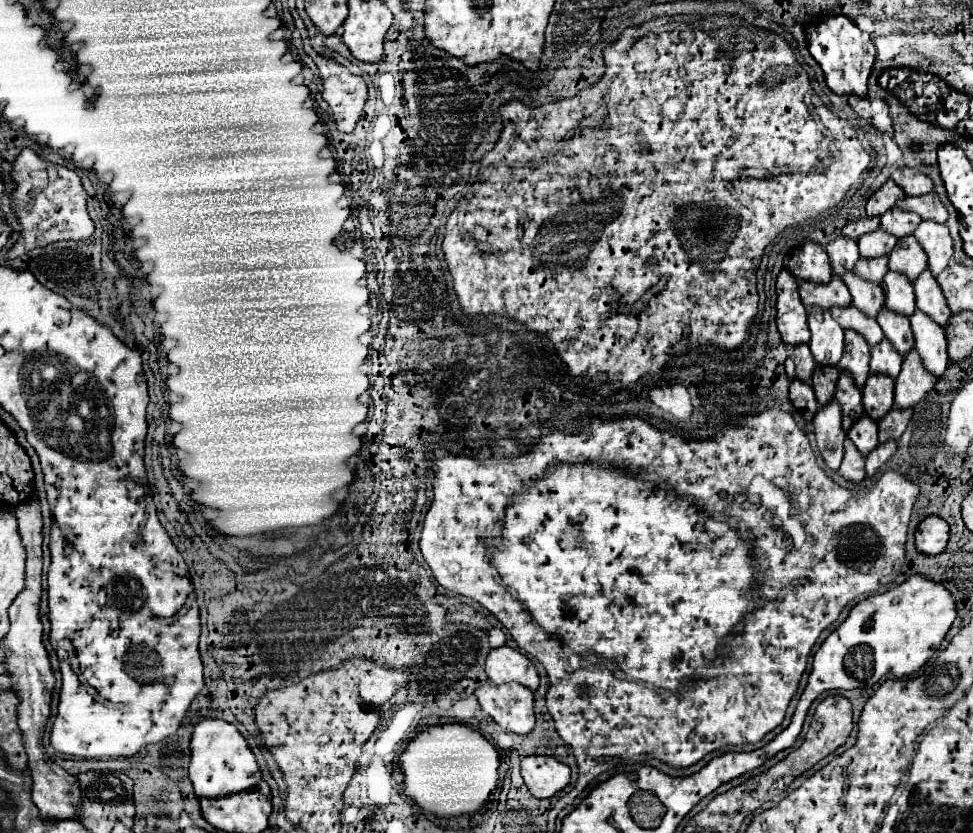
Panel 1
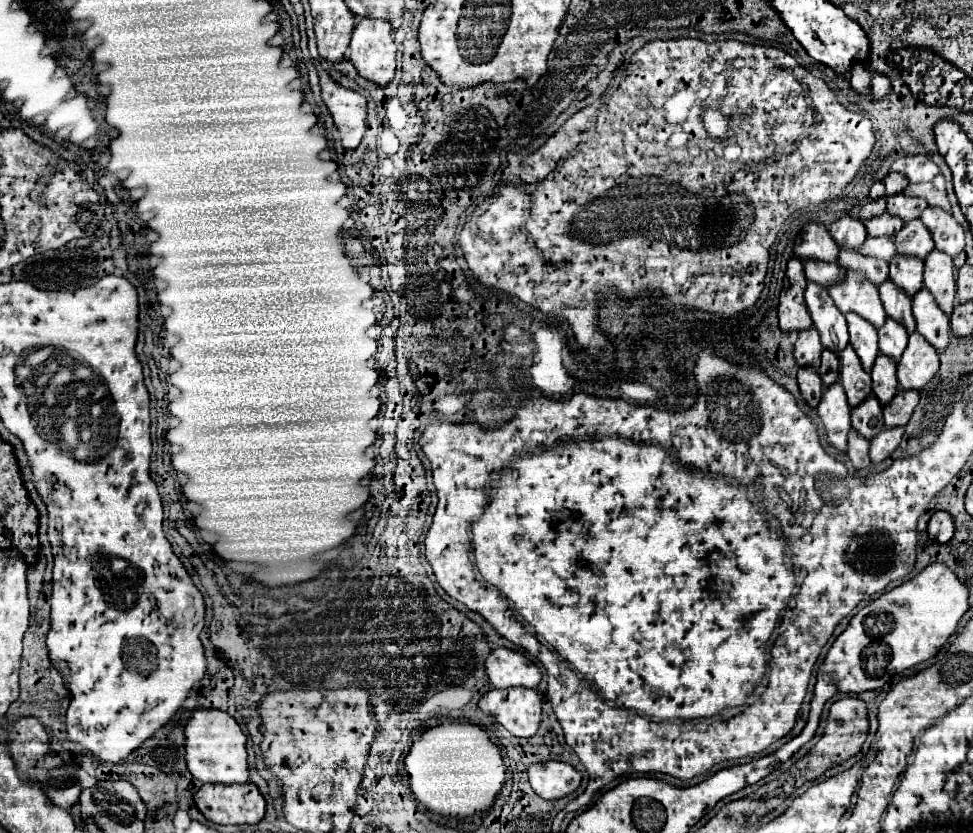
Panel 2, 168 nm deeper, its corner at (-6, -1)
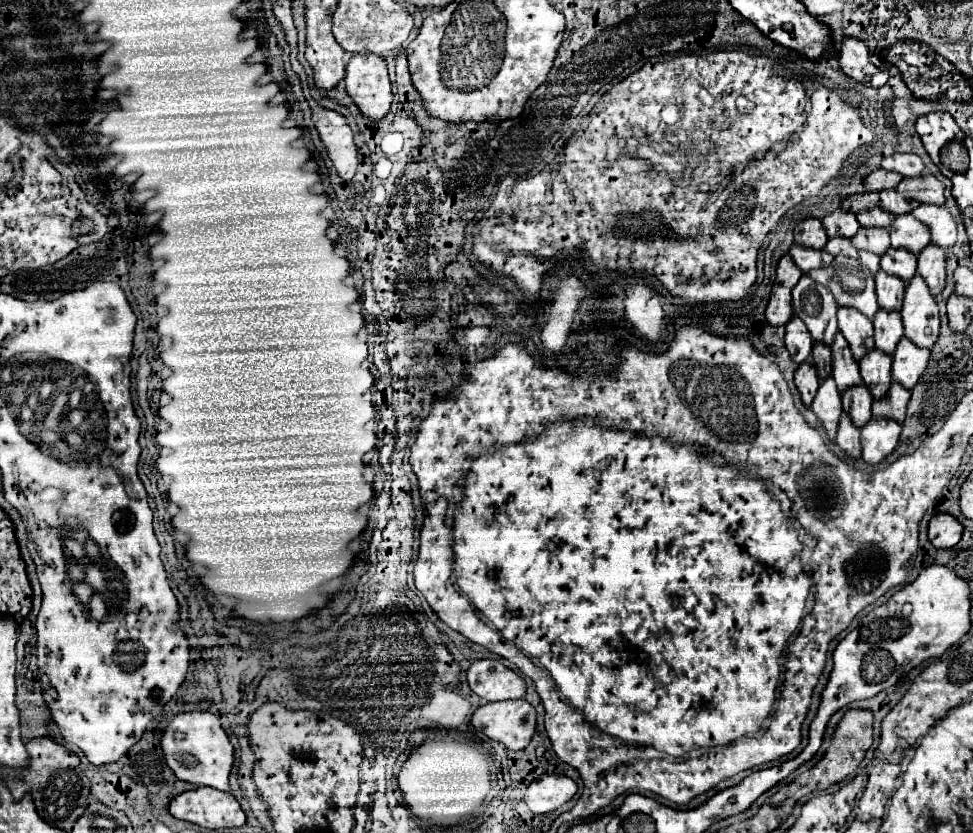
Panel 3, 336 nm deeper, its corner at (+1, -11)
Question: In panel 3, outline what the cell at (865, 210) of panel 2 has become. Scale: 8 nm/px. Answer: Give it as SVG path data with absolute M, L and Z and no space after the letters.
M863 192L863 194L857 194L857 196L849 196L847 204L853 212L869 210L869 208L875 208L879 204L879 194L877 192Z

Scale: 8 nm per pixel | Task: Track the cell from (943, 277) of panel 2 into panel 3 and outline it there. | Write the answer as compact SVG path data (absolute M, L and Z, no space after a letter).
M929 244L917 256L917 272L925 278L933 296L945 288L945 250Z

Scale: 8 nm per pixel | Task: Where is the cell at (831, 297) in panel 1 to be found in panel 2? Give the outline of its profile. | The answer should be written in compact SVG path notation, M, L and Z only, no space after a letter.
M808 260L804 264L804 272L808 280L814 280L814 284L822 284L824 288L830 288L830 284L838 284L846 278L846 270L842 270L836 262L824 264L816 260Z

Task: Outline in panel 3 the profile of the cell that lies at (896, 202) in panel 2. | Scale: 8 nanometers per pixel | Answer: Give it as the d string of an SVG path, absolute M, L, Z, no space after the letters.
M891 188L891 190L881 190L879 196L881 196L881 206L883 206L883 210L887 210L887 212L891 212L891 214L895 214L895 216L899 216L899 214L909 214L915 206L919 206L917 202L911 202L911 200L903 198L901 194L897 194L895 188Z

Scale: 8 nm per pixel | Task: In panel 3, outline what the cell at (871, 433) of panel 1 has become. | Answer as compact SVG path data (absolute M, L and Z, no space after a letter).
M865 384L859 386L859 390L847 390L847 394L841 394L841 400L843 400L843 410L853 418L853 424L857 428L869 422L873 396Z

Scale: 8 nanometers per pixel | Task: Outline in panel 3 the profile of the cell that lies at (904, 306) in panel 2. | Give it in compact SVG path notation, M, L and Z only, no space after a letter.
M879 270L875 274L875 288L877 288L879 306L883 310L901 310L903 294L905 294L903 280L895 278L893 274L883 274L883 270Z

